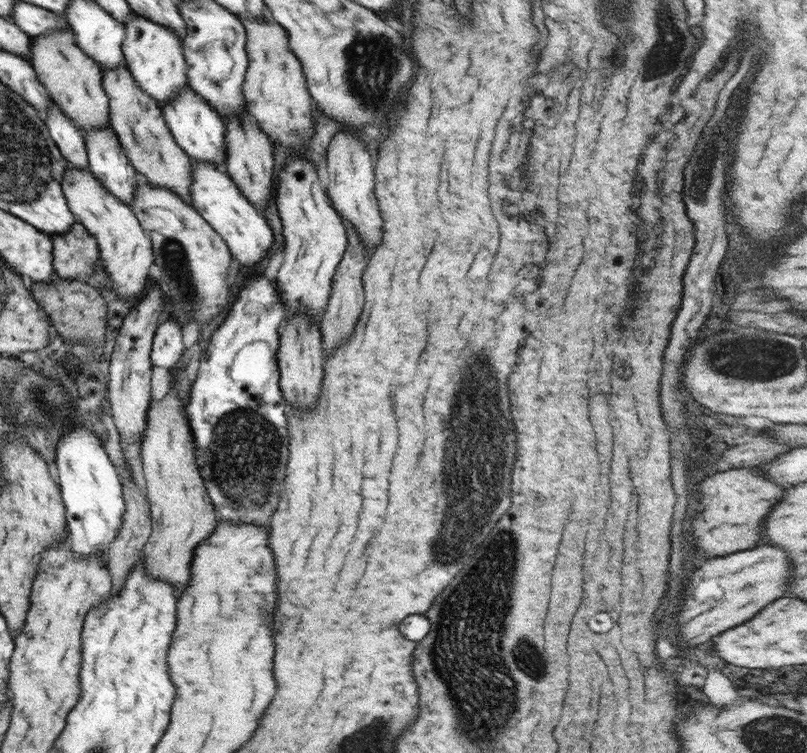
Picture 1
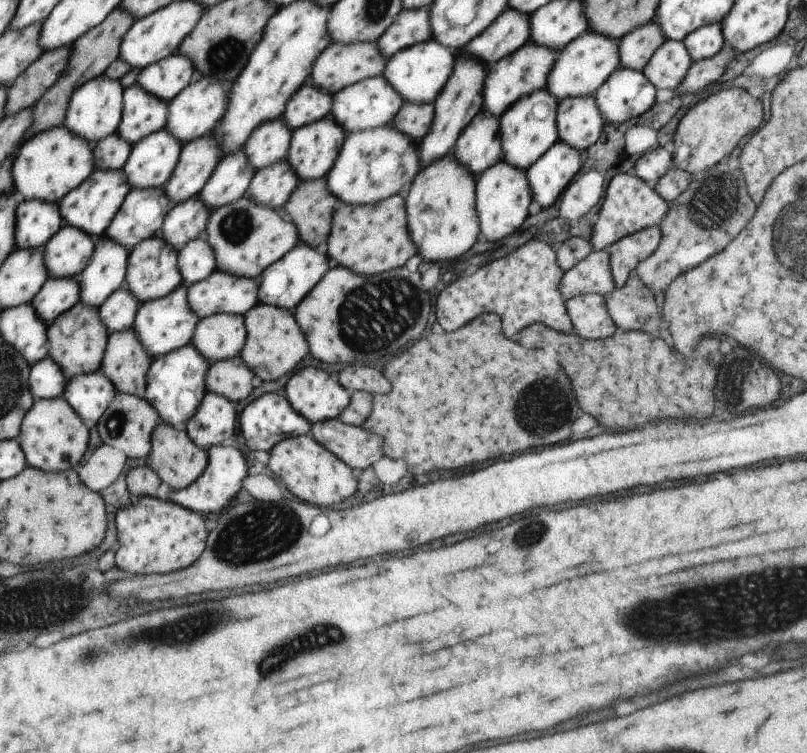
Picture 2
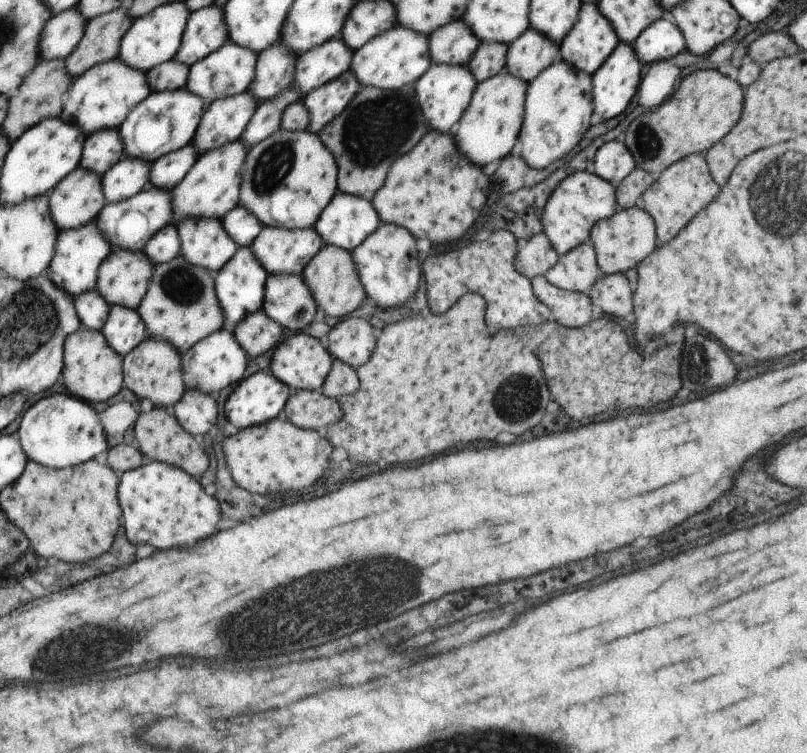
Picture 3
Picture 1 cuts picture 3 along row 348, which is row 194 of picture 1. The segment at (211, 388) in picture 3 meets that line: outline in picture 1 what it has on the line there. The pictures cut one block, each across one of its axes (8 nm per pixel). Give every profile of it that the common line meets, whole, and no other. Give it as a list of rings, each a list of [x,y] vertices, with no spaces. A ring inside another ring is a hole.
[[[192,159],[191,177],[191,200],[196,212],[211,223],[224,242],[228,243],[238,267],[244,268],[246,274],[258,271],[268,260],[273,242],[272,229],[266,219],[258,216],[258,210],[244,197],[240,186],[224,166],[217,167],[214,163],[196,162]]]

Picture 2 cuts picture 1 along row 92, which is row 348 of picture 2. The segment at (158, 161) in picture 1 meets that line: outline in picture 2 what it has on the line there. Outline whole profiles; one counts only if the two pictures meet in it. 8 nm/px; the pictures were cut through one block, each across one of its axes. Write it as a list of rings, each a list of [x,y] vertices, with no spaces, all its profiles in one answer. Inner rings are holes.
[[[133,329],[111,334],[100,370],[120,393],[144,397],[151,364],[154,362]]]

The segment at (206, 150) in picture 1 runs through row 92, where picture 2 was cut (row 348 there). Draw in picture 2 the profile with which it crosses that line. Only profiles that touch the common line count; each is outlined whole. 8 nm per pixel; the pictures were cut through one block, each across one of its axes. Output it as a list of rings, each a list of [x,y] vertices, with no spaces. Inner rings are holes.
[[[192,342],[186,347],[179,348],[178,351],[154,358],[144,398],[151,405],[155,405],[162,421],[173,427],[185,427],[195,416],[208,392],[206,376],[211,363],[199,349],[195,348]]]

